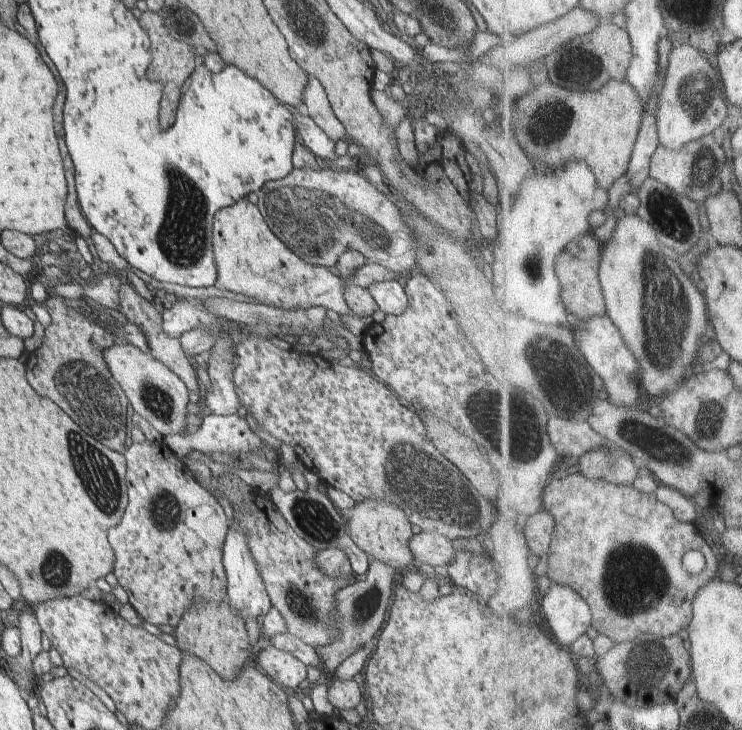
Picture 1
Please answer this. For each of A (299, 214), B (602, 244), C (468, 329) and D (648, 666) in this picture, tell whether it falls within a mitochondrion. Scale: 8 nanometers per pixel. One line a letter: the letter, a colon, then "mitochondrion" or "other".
A: mitochondrion
B: other
C: other
D: mitochondrion

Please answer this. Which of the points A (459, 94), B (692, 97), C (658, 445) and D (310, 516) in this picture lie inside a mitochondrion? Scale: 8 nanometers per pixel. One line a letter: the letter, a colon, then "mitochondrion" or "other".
A: other
B: mitochondrion
C: mitochondrion
D: mitochondrion

